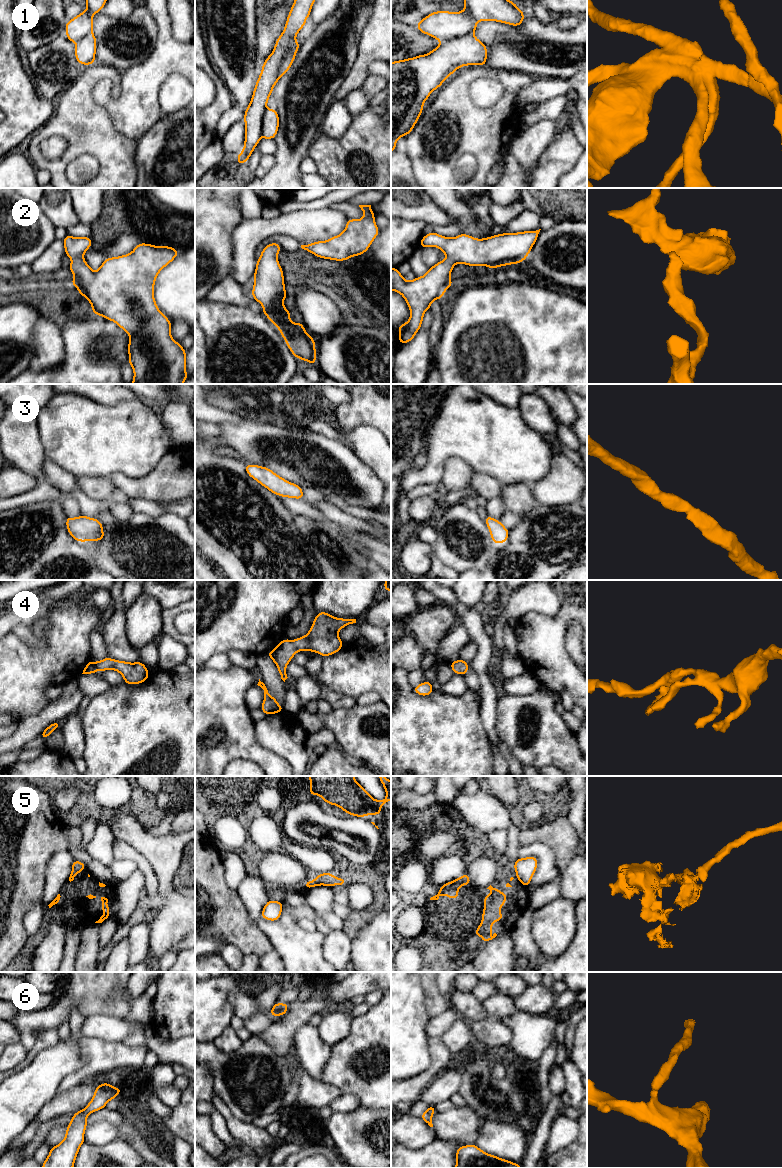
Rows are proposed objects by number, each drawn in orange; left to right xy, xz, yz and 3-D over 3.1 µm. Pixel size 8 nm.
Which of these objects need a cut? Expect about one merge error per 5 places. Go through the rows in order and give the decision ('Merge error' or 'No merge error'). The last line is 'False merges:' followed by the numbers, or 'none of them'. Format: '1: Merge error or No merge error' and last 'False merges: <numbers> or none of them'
1: No merge error
2: No merge error
3: No merge error
4: No merge error
5: Merge error
6: No merge error
False merges: 5

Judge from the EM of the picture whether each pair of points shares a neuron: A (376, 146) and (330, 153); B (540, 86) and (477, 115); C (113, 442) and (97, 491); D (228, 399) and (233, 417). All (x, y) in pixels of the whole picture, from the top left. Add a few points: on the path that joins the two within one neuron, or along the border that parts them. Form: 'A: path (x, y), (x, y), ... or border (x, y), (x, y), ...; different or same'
A: path (365, 148), (354, 148), (341, 153); same
B: border (531, 81), (517, 93), (513, 102), (520, 113); different
C: border (77, 477), (105, 476), (107, 478); different
D: border (209, 403), (225, 410), (242, 412), (244, 414); different

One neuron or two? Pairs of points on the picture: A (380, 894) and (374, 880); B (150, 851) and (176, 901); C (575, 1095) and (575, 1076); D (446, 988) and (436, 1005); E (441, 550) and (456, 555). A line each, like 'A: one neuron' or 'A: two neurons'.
A: one neuron
B: one neuron
C: one neuron
D: two neurons
E: one neuron

